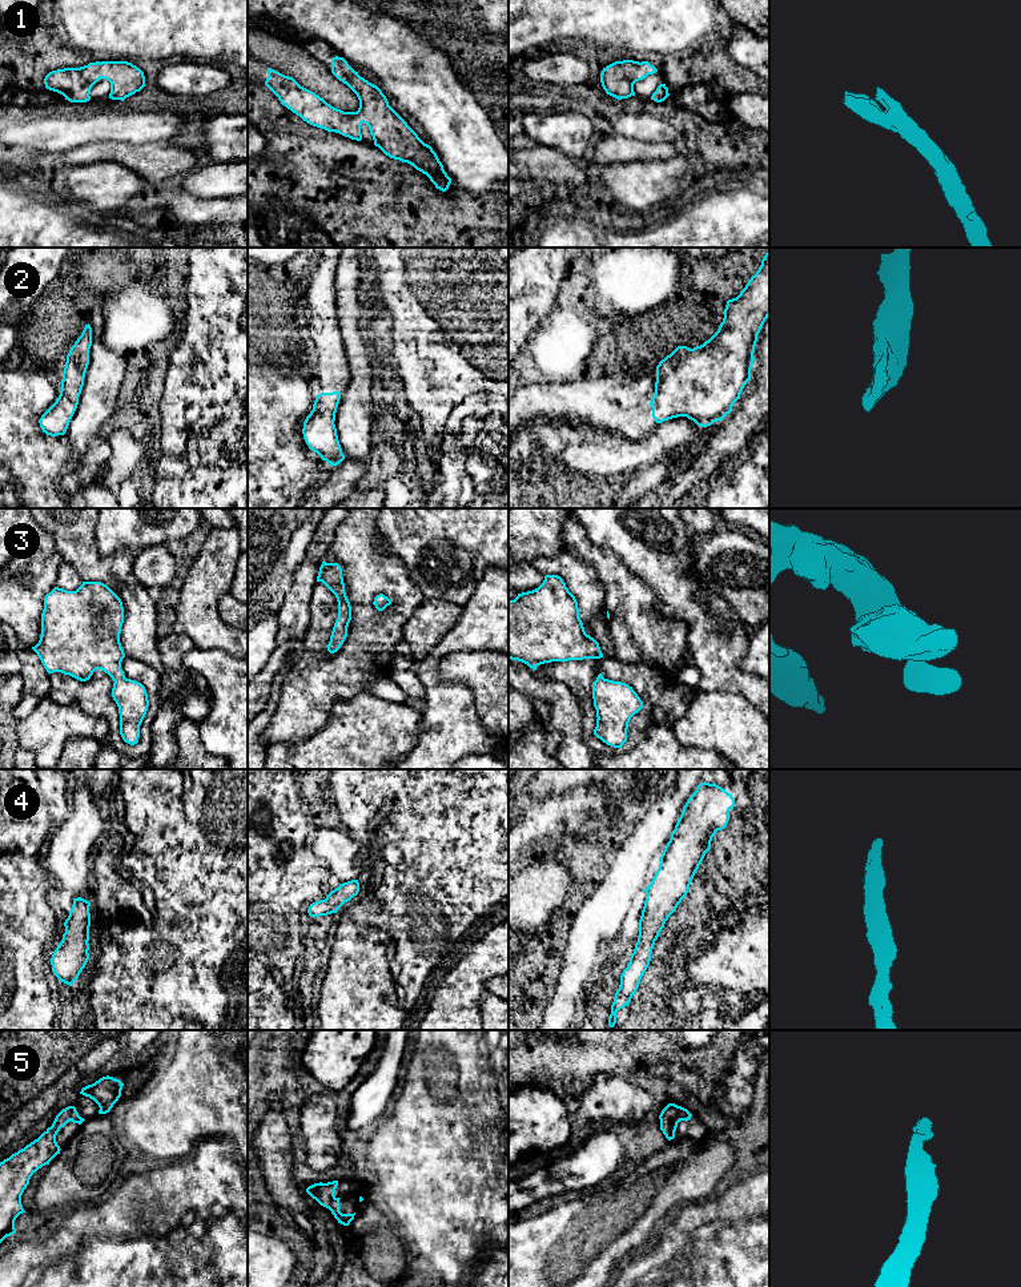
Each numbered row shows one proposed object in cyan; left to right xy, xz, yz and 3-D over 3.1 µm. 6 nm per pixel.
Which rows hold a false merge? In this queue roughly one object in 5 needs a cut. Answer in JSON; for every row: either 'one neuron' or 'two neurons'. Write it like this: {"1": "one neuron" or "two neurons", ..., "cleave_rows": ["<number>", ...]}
{"1": "one neuron", "2": "one neuron", "3": "one neuron", "4": "one neuron", "5": "one neuron", "cleave_rows": []}

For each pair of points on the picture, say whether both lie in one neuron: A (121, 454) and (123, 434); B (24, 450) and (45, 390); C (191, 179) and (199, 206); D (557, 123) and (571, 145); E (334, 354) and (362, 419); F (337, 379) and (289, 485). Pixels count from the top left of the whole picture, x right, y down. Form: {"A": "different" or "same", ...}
{"A": "same", "B": "same", "C": "different", "D": "same", "E": "different", "F": "different"}

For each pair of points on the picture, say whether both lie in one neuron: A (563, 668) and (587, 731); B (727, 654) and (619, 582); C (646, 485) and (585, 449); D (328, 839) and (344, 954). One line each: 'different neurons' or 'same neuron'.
A: same neuron
B: different neurons
C: different neurons
D: different neurons

